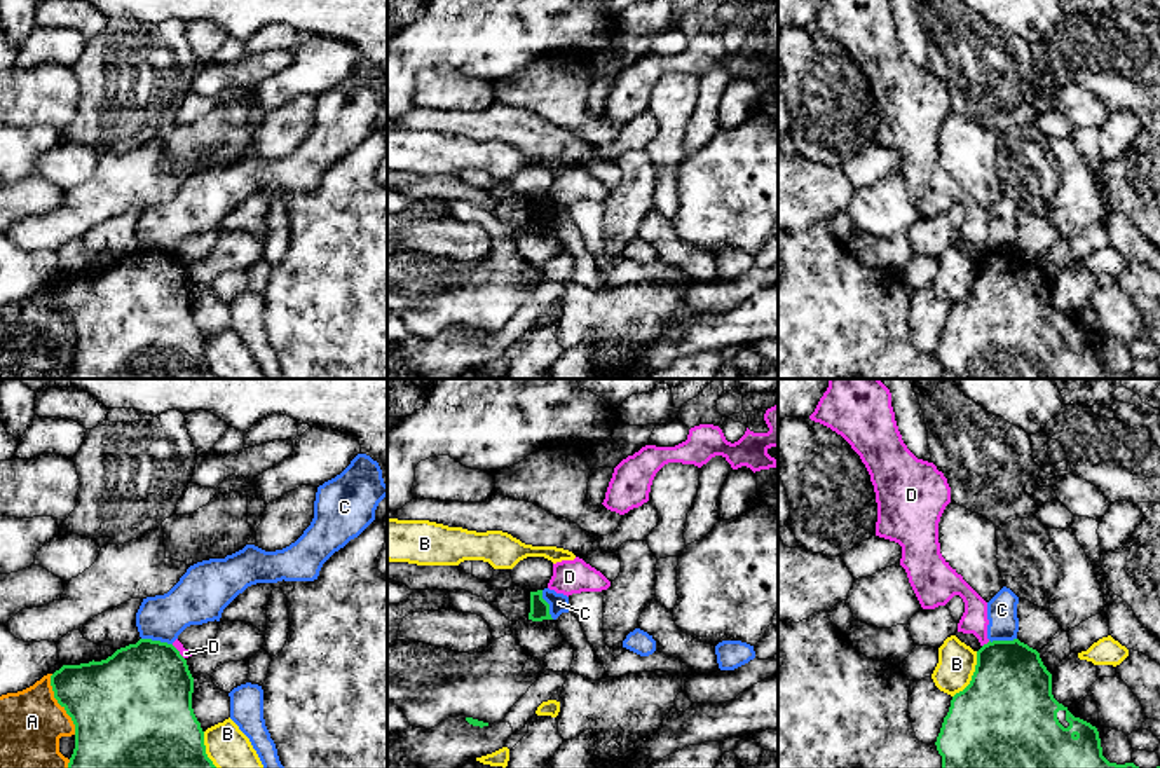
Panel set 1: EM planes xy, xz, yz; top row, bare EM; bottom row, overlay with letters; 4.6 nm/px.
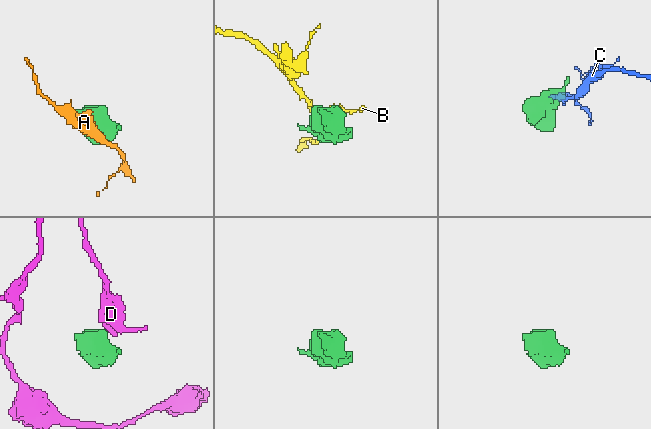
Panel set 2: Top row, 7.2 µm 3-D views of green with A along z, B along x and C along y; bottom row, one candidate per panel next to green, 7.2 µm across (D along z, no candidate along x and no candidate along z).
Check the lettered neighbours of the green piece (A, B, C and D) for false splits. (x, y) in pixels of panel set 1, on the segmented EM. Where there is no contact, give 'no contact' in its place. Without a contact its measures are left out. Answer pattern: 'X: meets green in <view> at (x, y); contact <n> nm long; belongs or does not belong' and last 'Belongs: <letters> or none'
A: meets green in xy at (58, 702); contact 300 nm long; does not belong
B: meets green in yz at (972, 676); contact 240 nm long; does not belong
C: meets green in xy at (157, 641); contact 150 nm long; does not belong
D: meets green in yz at (988, 643); contact 50 nm long; does not belong
Belongs: none

